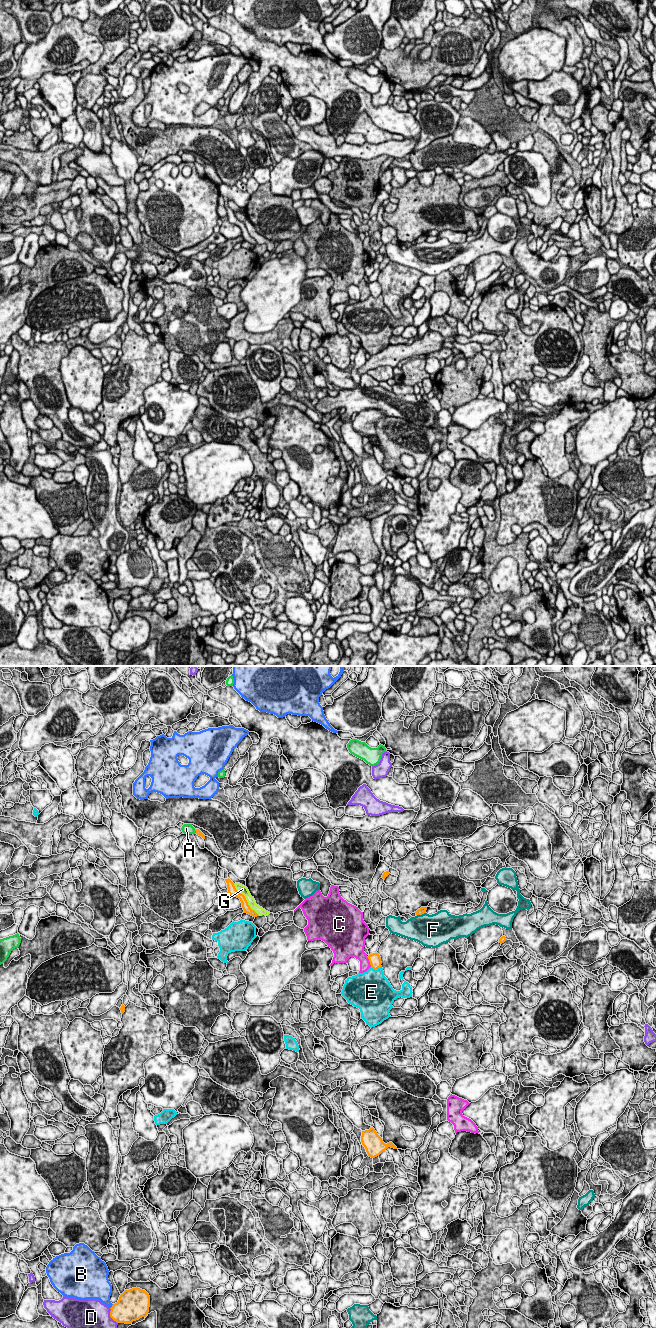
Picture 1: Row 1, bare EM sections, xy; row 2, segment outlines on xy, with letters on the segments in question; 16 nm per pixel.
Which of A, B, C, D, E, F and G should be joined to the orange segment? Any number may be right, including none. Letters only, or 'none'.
none

